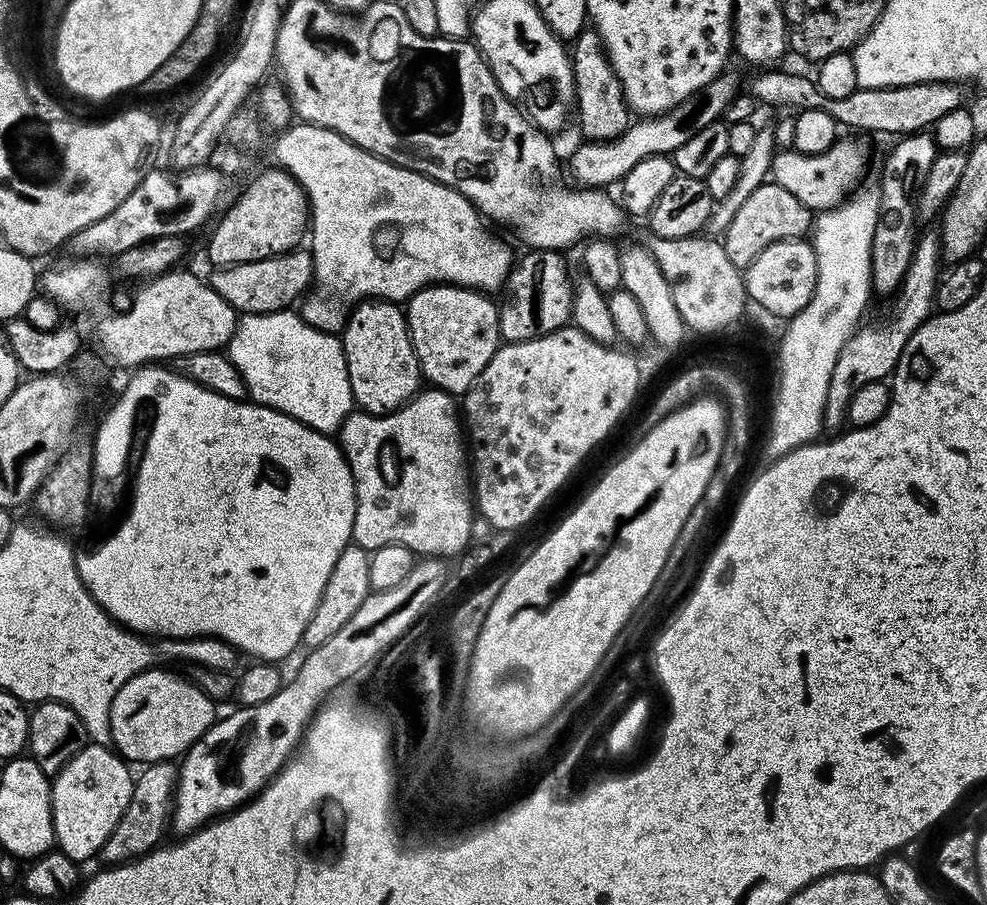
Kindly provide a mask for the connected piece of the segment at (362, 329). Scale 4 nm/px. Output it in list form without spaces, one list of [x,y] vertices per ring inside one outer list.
[[[375,298],[359,301],[348,313],[342,343],[346,370],[350,374],[350,390],[357,409],[369,412],[371,416],[385,416],[407,404],[421,391],[420,363],[408,333],[405,309],[399,303]]]

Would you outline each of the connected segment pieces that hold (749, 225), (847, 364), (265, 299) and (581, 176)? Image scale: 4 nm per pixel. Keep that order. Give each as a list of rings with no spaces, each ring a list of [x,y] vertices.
[[[765,182],[739,207],[734,220],[722,235],[722,243],[730,262],[734,262],[736,268],[746,270],[752,265],[754,258],[758,258],[758,254],[766,250],[766,246],[779,240],[799,240],[807,237],[813,227],[813,209],[798,202],[794,194],[782,190],[782,186],[775,182]]]
[[[935,231],[928,232],[917,239],[916,249],[910,258],[910,268],[906,270],[906,278],[896,295],[887,301],[888,313],[885,314],[884,321],[869,319],[861,323],[846,342],[846,346],[842,346],[842,354],[838,354],[838,362],[834,364],[826,392],[824,428],[827,431],[832,432],[843,427],[847,421],[850,399],[866,382],[887,379],[895,371],[906,342],[910,342],[918,326],[925,324],[928,317],[933,315],[936,285],[941,275],[940,237]]]
[[[297,246],[291,252],[270,258],[216,268],[210,276],[212,289],[240,314],[266,314],[291,309],[314,284],[312,253],[302,249]]]
[[[730,70],[722,72],[718,78],[712,79],[702,90],[662,115],[641,117],[637,119],[638,122],[633,121],[618,139],[580,143],[581,145],[573,152],[568,164],[566,162],[567,169],[569,166],[570,174],[574,178],[573,183],[584,188],[606,188],[612,182],[613,184],[619,183],[630,172],[631,167],[636,166],[642,158],[673,155],[687,139],[693,137],[700,130],[705,129],[706,126],[717,123],[723,117],[726,108],[733,101],[733,98],[739,95],[742,82],[740,86],[739,80],[731,72]]]

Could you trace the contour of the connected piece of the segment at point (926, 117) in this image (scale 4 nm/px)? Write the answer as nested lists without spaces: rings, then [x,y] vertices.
[[[953,82],[914,83],[890,88],[859,87],[847,98],[827,99],[824,109],[841,127],[894,134],[893,136],[912,135],[933,127],[938,118],[950,110],[963,107],[965,101],[961,90],[961,85]]]

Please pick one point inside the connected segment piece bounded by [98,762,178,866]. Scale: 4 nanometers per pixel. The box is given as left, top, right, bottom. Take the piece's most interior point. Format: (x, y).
(141, 828)

